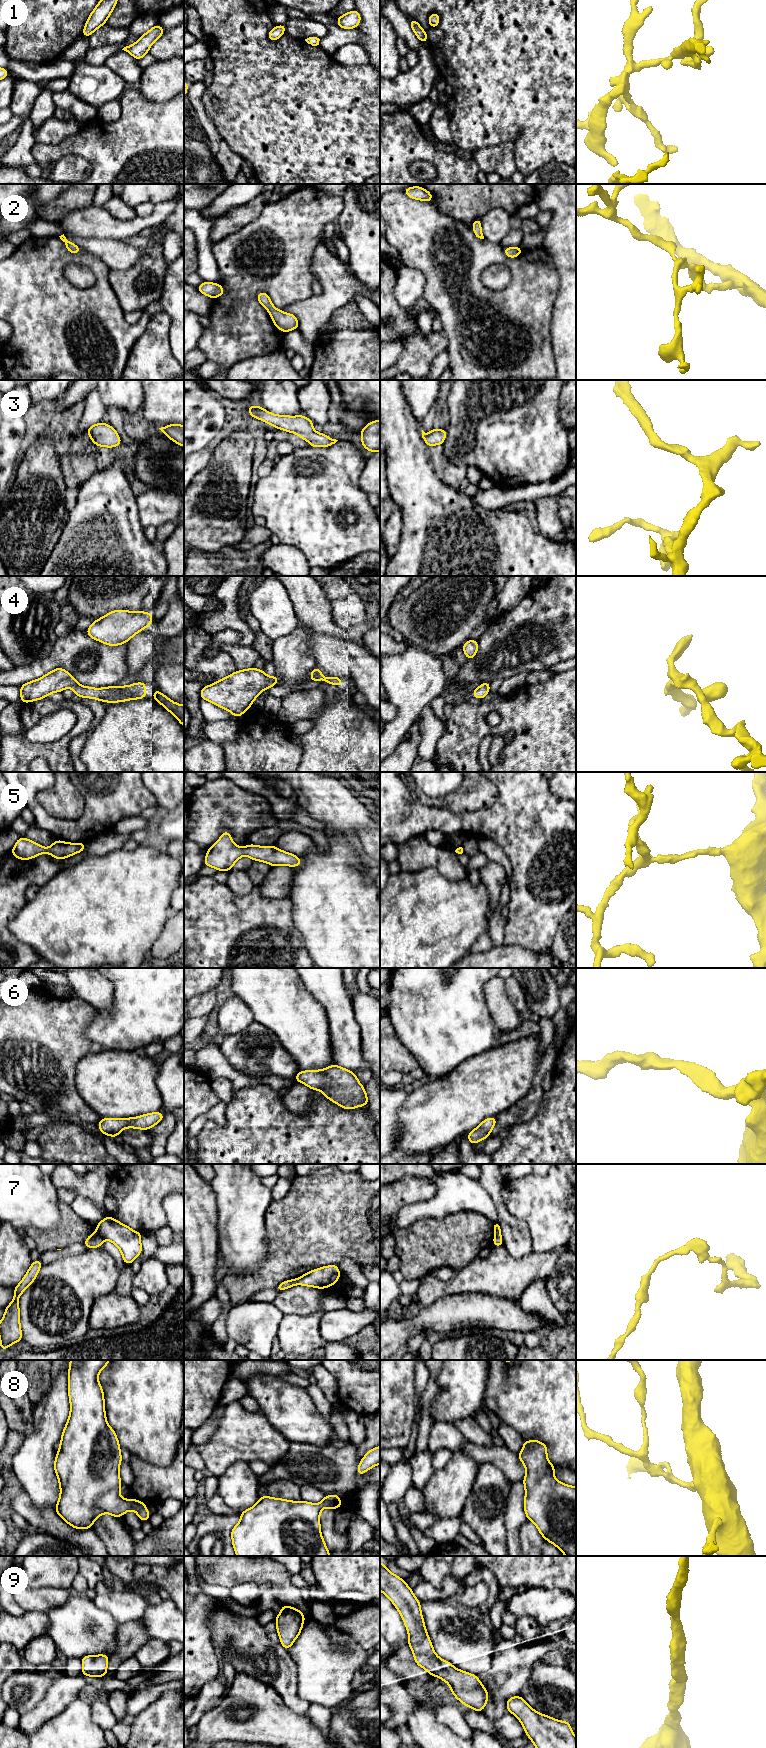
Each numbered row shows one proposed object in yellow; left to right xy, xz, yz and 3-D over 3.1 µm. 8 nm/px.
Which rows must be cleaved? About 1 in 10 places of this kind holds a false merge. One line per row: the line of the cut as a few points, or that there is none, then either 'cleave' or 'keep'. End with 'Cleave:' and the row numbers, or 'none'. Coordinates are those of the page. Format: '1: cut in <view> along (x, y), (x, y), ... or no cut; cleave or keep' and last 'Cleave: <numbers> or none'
1: no cut; keep
2: no cut; keep
3: no cut; keep
4: no cut; keep
5: no cut; keep
6: no cut; keep
7: cut in xy along (97, 1231), (104, 1238); cleave
8: no cut; keep
9: no cut; keep
Cleave: 7

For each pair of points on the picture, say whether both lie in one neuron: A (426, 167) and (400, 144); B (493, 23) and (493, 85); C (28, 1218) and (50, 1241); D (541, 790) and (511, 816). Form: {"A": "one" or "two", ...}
{"A": "two", "B": "one", "C": "two", "D": "one"}

